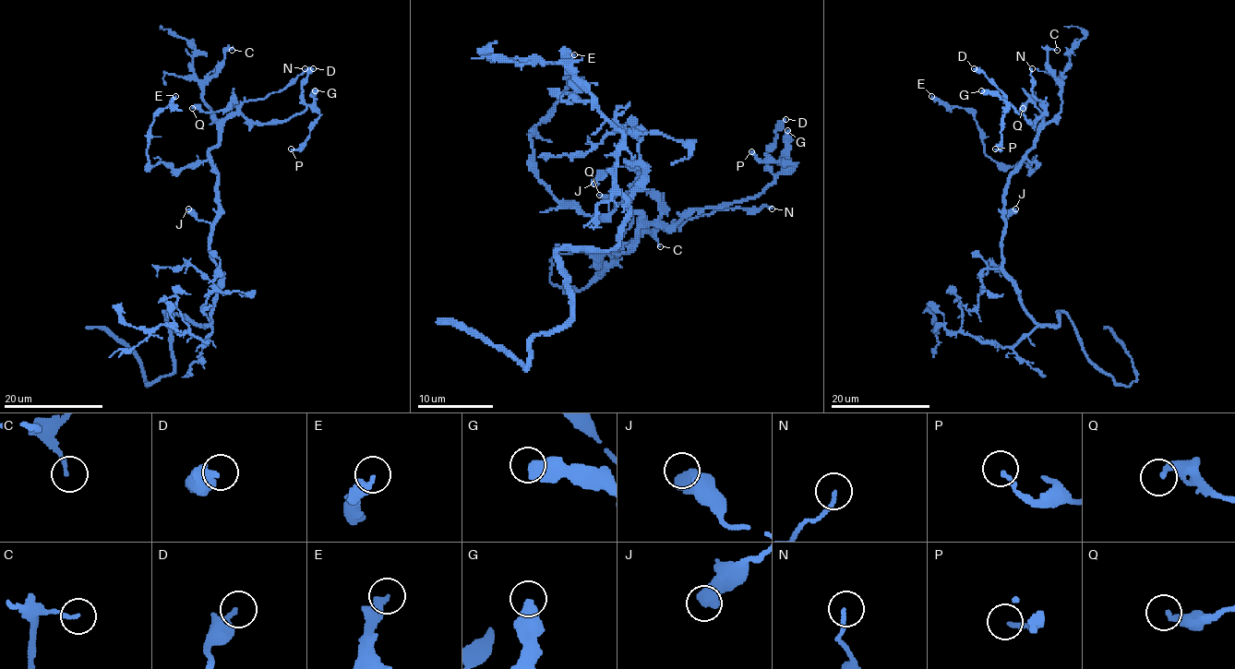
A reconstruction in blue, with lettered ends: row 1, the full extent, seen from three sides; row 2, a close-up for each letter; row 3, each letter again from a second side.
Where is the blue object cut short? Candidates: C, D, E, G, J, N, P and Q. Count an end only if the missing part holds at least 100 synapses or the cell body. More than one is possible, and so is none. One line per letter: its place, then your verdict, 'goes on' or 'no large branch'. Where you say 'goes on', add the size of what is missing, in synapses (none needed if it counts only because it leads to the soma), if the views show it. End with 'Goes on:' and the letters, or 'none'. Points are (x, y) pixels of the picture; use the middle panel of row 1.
C: (660, 246) | no large branch
D: (785, 119) | no large branch
E: (574, 54) | no large branch
G: (787, 130) | no large branch
J: (593, 184) | no large branch
N: (772, 209) | no large branch
P: (751, 151) | no large branch
Q: (599, 195) | no large branch
Goes on: none

